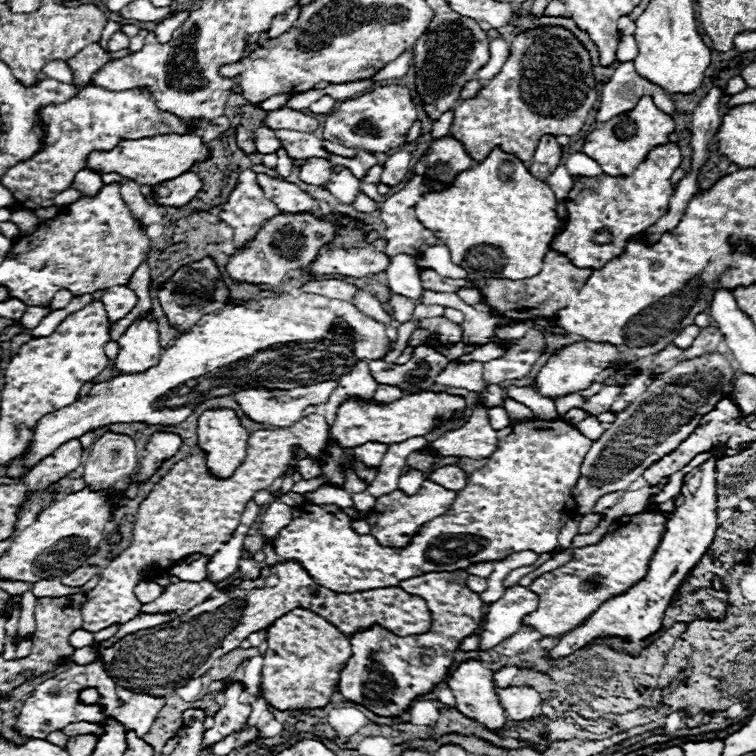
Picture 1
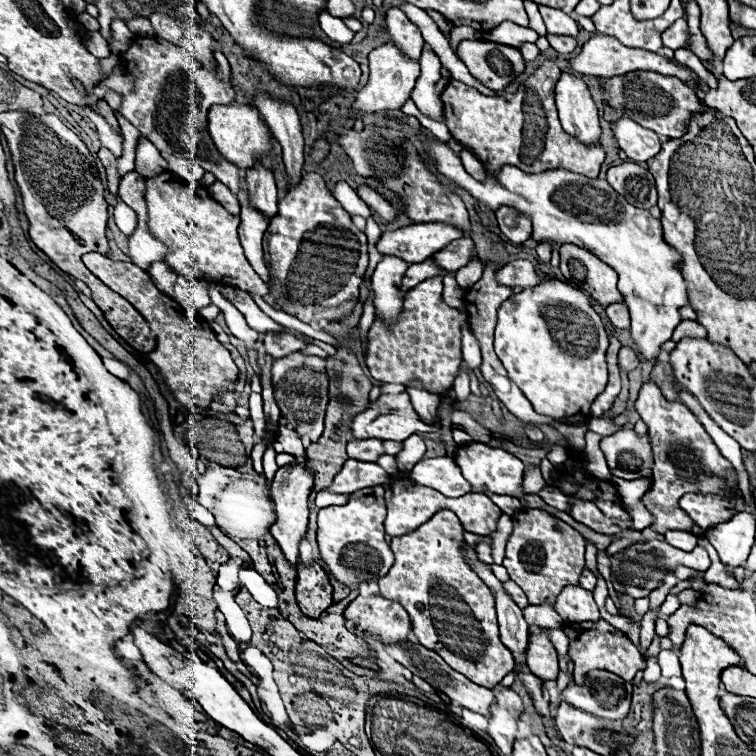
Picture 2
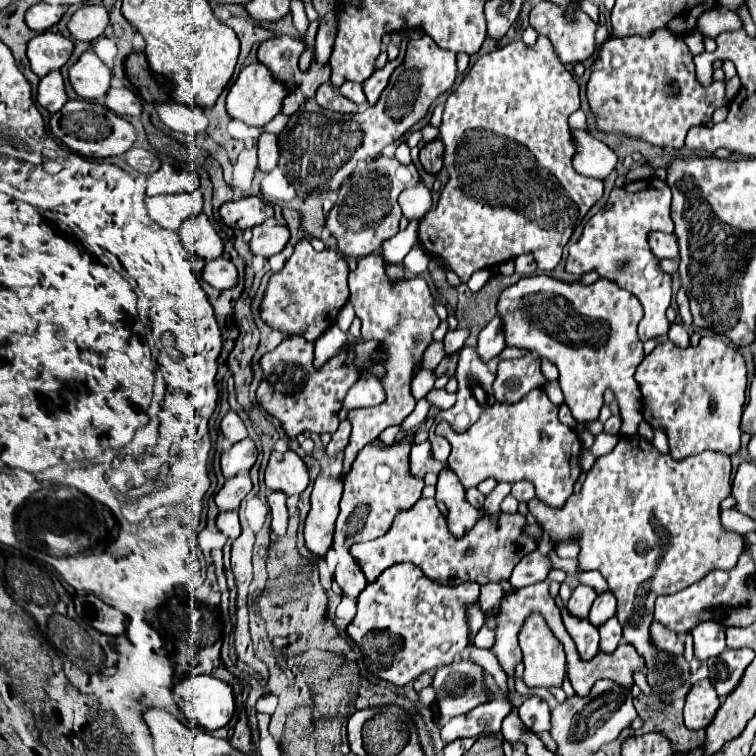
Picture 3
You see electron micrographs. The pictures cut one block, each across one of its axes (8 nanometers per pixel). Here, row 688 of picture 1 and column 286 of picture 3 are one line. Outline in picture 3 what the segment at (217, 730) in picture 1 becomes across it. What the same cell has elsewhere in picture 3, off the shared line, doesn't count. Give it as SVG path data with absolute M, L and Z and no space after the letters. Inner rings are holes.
M260 224L252 228L252 240L250 240L250 250L256 256L264 256L270 258L278 252L282 252L282 248L286 246L286 242L290 240L290 230L286 226L274 224Z

